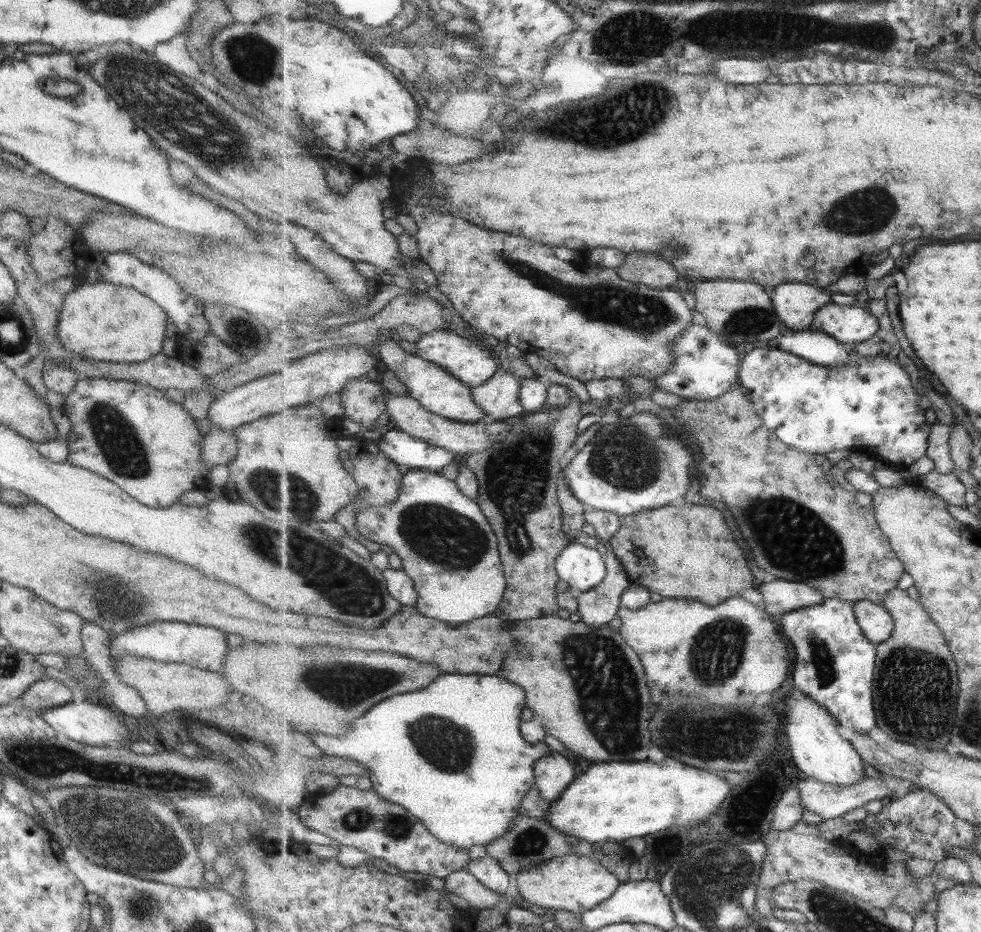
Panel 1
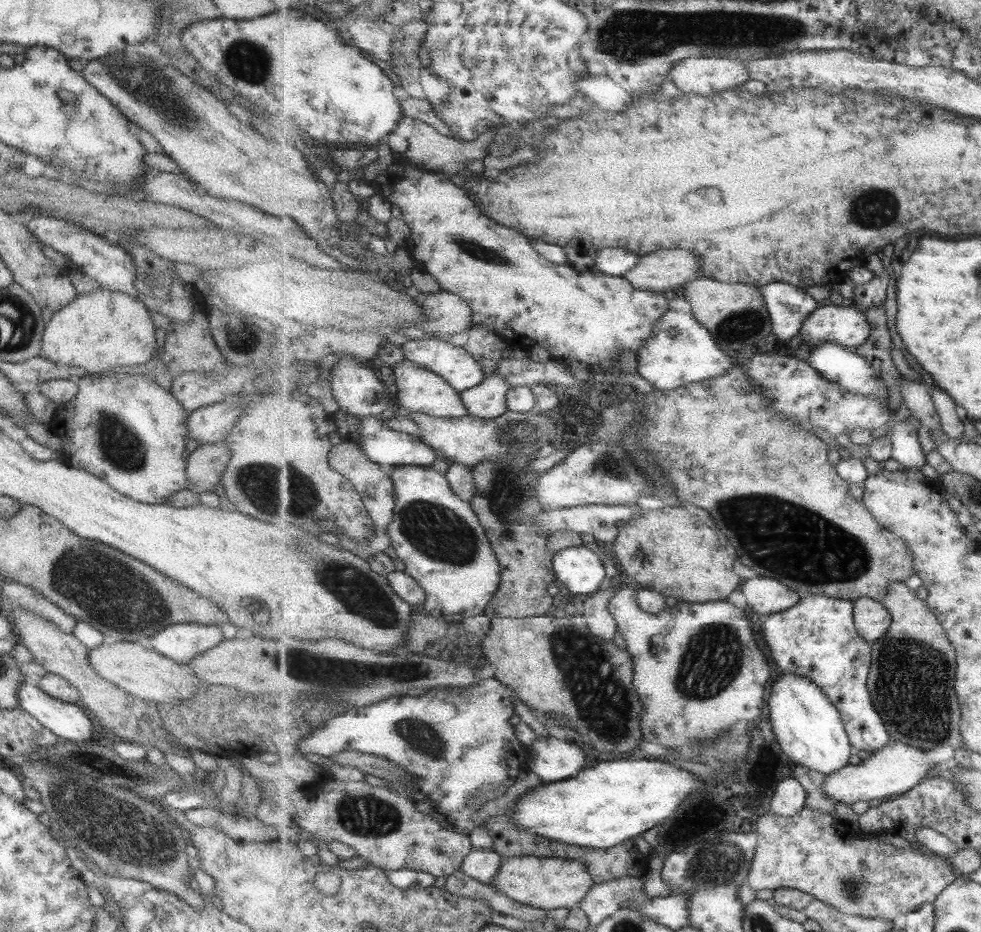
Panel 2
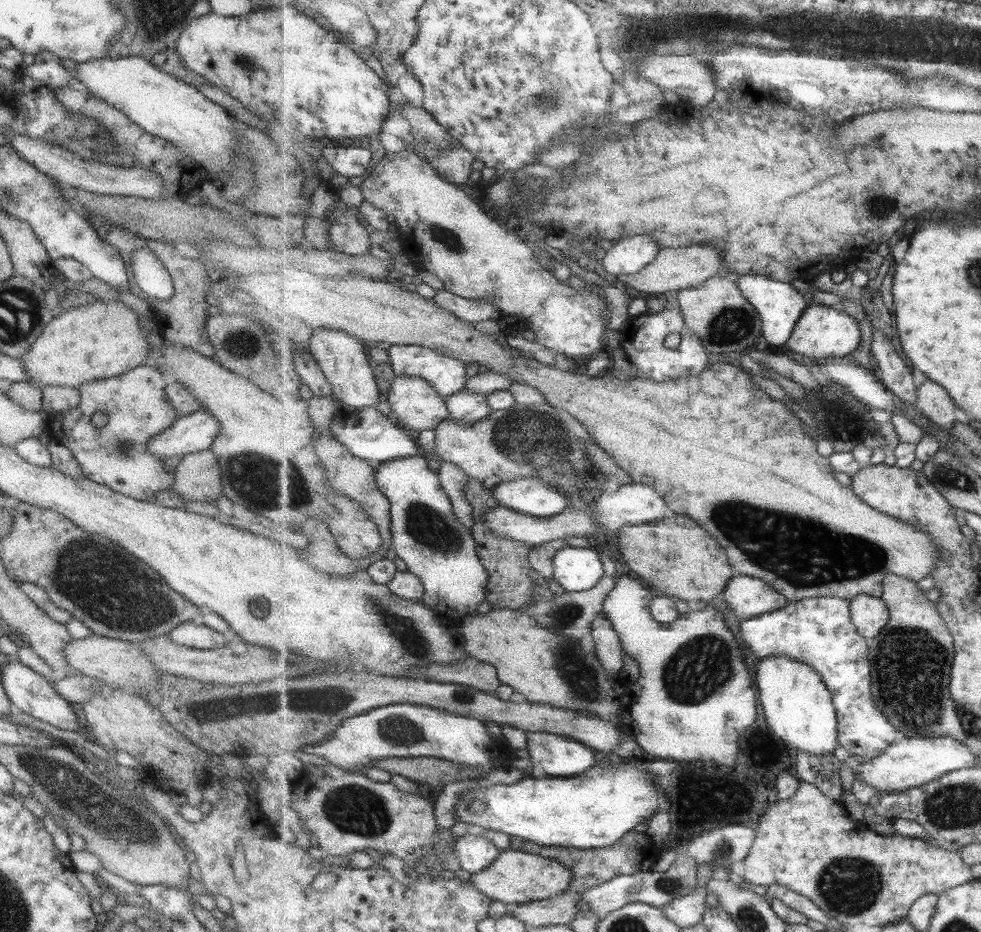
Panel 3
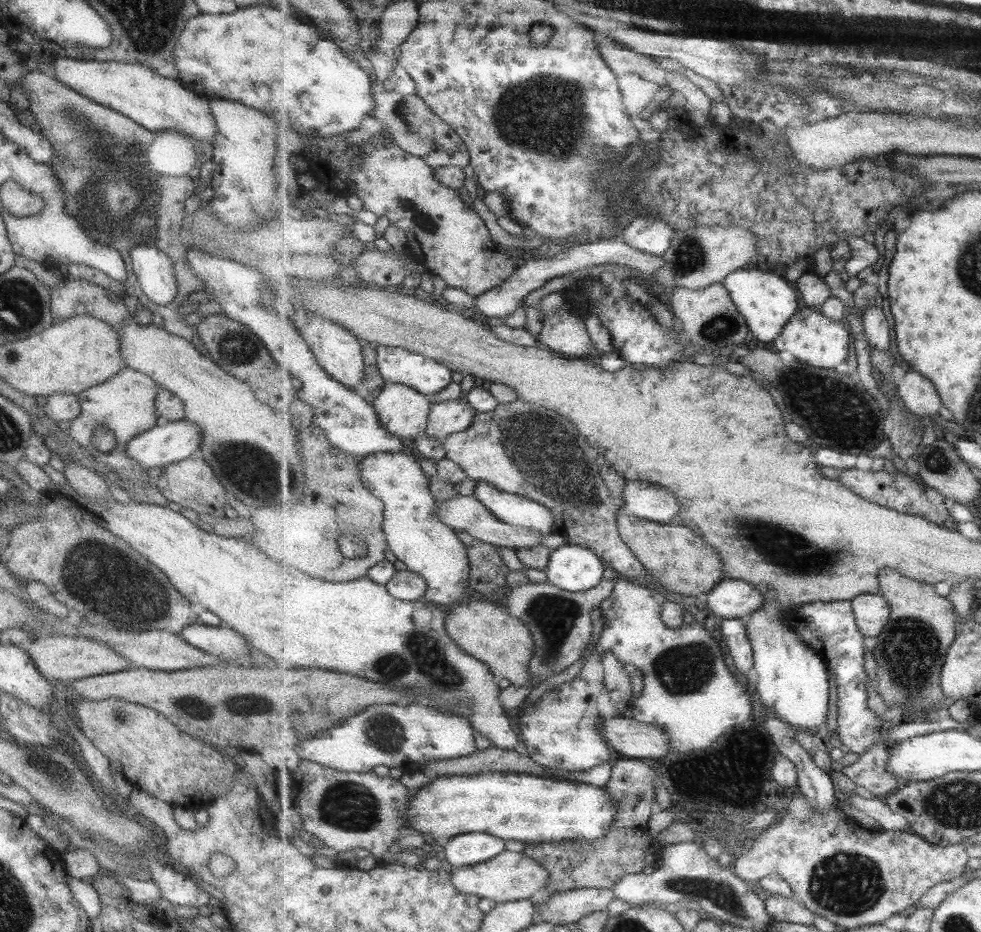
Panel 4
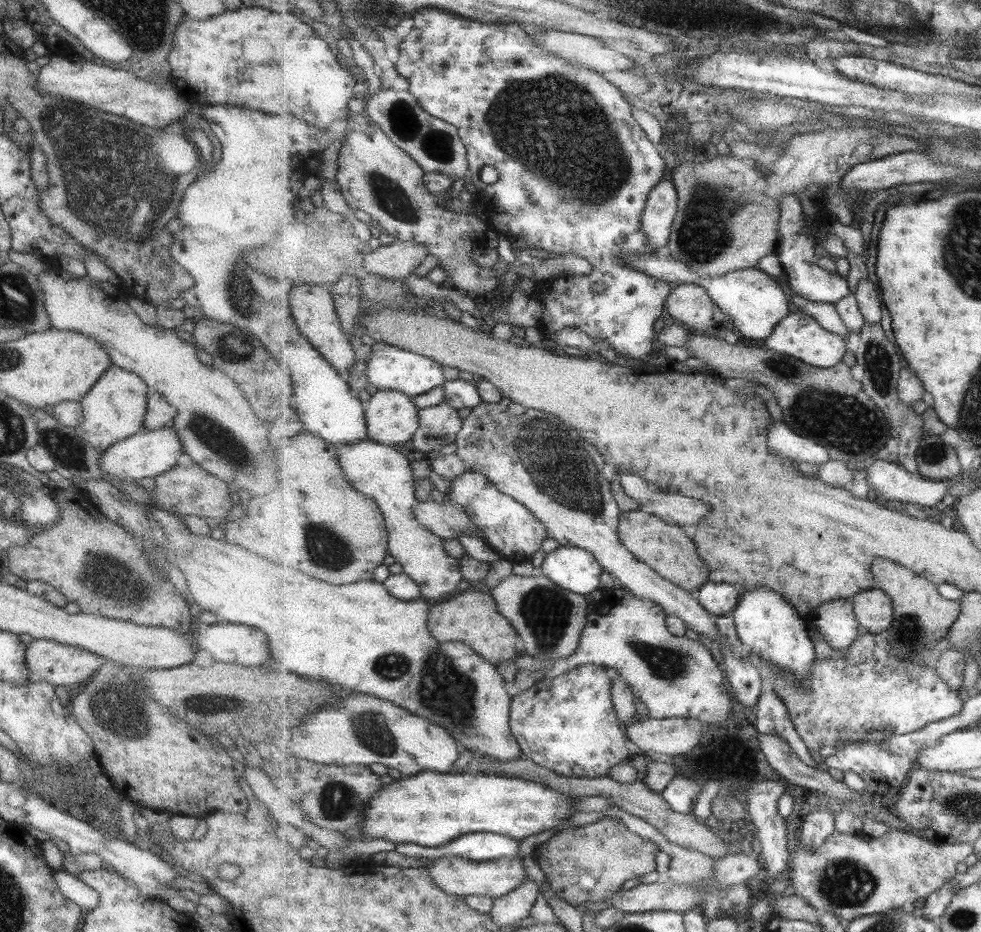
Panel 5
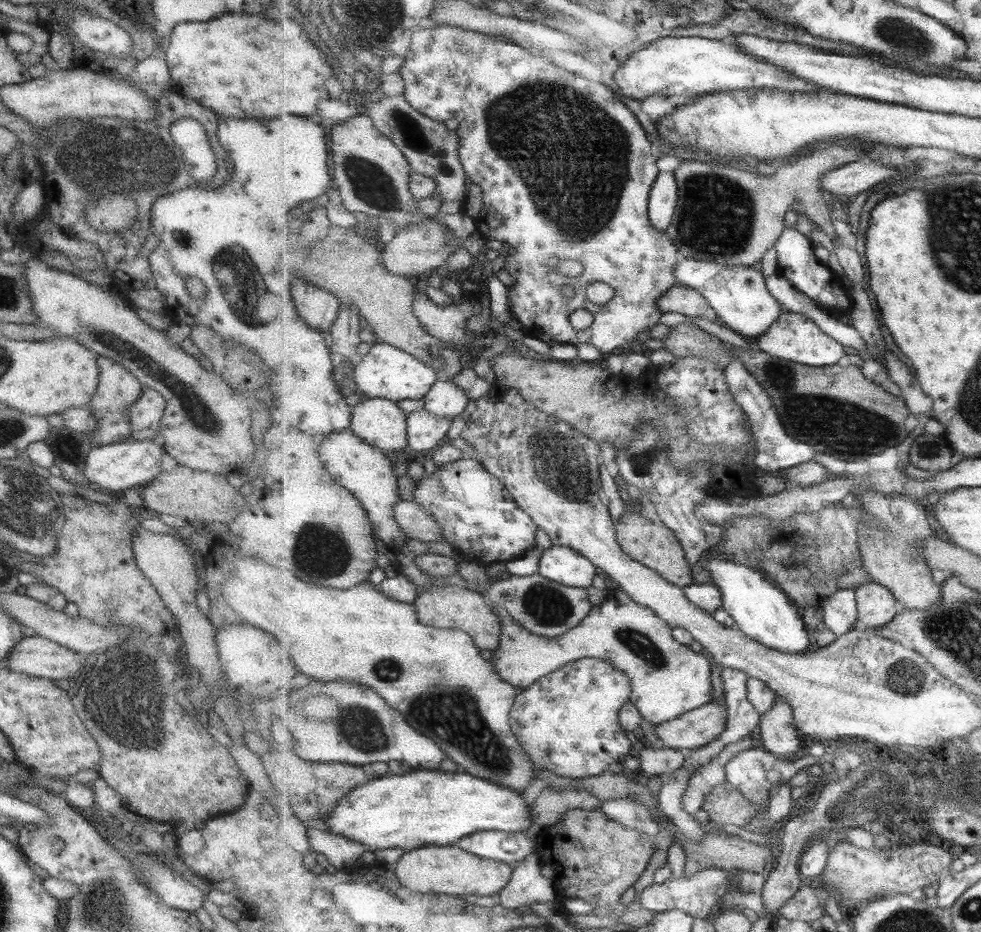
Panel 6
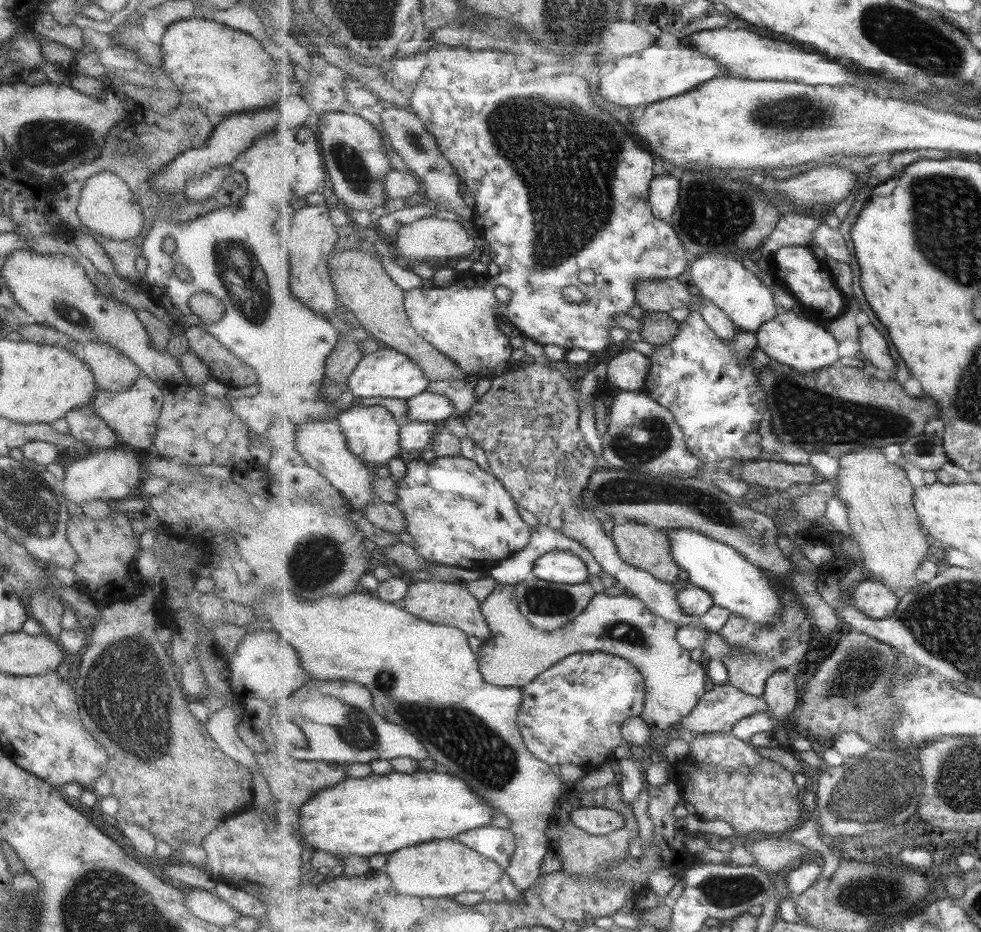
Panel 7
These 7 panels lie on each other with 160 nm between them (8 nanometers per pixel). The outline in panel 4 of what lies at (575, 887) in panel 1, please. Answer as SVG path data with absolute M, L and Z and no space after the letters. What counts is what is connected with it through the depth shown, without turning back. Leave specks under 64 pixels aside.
M503 851L491 860L466 867L449 867L455 889L463 895L476 895L483 899L491 899L496 904L533 899L545 892L551 875L534 858L525 853Z

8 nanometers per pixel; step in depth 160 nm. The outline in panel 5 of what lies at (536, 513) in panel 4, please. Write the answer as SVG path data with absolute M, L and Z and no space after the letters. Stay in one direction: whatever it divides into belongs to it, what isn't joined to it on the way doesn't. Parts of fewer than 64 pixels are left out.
M474 470L455 477L451 480L450 491L445 494L445 498L458 504L470 516L472 524L479 531L479 537L491 549L496 551L503 560L512 563L531 561L532 556L541 550L543 540L550 538L547 527L529 510L523 503L517 502L511 495L503 494L498 486L490 481L485 474L479 474Z

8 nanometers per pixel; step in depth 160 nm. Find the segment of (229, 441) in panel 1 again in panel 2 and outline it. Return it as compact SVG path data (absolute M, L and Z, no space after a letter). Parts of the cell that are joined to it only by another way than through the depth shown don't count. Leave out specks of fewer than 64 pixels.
M223 442L202 444L188 454L185 477L191 486L209 486L210 492L220 482L227 462L231 458L230 449Z

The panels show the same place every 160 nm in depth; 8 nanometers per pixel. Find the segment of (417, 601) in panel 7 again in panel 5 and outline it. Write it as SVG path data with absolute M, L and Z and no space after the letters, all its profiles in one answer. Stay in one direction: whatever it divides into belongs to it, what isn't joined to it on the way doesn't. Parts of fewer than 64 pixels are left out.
M470 588L468 590L465 590L461 593L456 593L455 595L452 595L448 599L442 600L441 602L433 602L430 605L430 613L428 616L428 627L429 630L431 631L431 634L434 635L435 638L438 638L439 642L446 643L449 641L463 641L466 642L467 644L470 644L480 655L483 655L489 662L495 663L497 666L503 666L499 665L501 662L512 662L515 664L516 662L516 656L519 651L517 651L517 634L518 631L515 630L515 627L511 624L511 621L508 618L505 618L498 609L496 600L492 597L490 591L485 591L483 589L474 589Z

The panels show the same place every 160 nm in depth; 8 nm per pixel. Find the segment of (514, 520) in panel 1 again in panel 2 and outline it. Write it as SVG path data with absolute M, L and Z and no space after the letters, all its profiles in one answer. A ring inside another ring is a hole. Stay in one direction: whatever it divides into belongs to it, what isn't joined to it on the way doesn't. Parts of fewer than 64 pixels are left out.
M505 456L505 459L484 461L472 468L477 494L470 500L478 515L494 553L502 568L500 589L494 594L484 610L489 618L534 617L551 614L559 603L558 596L547 591L547 584L553 582L554 554L547 552L547 538L551 532L541 531L534 526L534 518L547 508L537 500L534 484L541 474L533 474L527 466L535 456ZM503 462L503 464L501 464ZM503 478L503 486L501 486Z

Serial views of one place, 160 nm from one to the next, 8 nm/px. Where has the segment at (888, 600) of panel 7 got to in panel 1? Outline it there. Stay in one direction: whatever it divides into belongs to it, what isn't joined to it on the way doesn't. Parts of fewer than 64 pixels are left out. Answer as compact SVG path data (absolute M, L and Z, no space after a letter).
M870 600L855 602L854 611L866 637L876 645L891 638L895 630L893 615L883 604Z

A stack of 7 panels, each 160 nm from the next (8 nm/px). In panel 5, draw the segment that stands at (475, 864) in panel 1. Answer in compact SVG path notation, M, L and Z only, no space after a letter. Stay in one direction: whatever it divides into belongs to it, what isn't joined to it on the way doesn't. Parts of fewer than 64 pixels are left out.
M471 833L456 838L449 844L427 848L412 842L397 844L395 851L408 857L436 859L445 855L462 856L476 861L515 858L520 856L521 841L495 833Z

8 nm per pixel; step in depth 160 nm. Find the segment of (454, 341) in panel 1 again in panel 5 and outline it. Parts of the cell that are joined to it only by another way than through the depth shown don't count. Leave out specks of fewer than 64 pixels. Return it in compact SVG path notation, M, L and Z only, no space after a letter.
M376 342L372 346L372 355L368 362L367 376L369 382L381 390L400 390L405 395L413 398L435 390L438 386L444 386L446 375L442 364L427 355L417 354L415 351L403 350L385 342Z

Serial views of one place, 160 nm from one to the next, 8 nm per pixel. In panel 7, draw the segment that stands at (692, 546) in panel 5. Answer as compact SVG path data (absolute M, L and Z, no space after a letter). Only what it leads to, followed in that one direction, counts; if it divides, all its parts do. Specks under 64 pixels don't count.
M620 522L614 526L612 533L613 541L617 547L618 553L621 558L627 562L649 571L655 575L655 578L663 582L674 583L678 580L679 573L682 571L680 566L675 562L671 554L671 543L669 543L669 536L664 533L660 525L641 524L639 522Z

